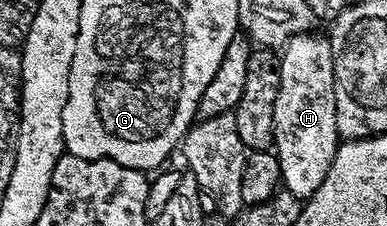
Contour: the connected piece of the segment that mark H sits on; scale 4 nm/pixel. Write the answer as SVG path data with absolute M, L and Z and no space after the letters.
M311 31L302 33L301 36L294 36L287 44L283 45L280 57L280 89L278 98L274 102L274 153L280 163L281 181L283 187L290 194L294 194L296 199L304 202L309 196L312 196L322 186L326 174L330 170L330 162L334 162L334 154L338 147L338 137L336 135L336 99L334 98L334 62L332 61L332 41L327 35L312 36Z

